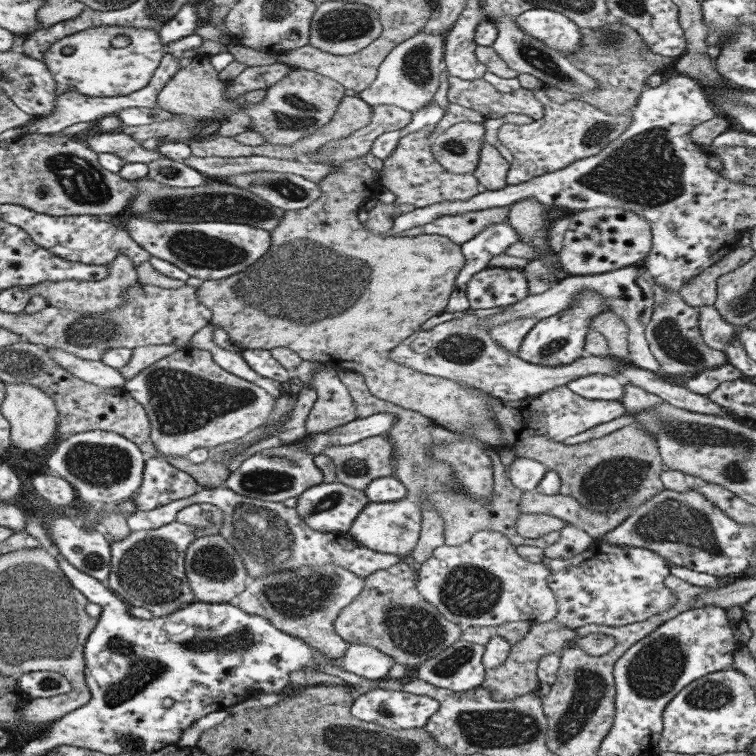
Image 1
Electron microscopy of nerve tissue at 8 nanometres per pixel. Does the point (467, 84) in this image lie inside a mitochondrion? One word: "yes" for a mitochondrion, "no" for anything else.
no

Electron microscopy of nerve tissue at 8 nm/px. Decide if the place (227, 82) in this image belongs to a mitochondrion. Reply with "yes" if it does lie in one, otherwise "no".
no

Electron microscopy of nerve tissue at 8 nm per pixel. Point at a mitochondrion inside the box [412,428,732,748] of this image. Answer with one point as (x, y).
(672, 521)

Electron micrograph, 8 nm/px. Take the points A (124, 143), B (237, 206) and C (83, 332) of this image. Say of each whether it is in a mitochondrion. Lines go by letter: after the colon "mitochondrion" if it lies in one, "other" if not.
A: other
B: mitochondrion
C: mitochondrion

